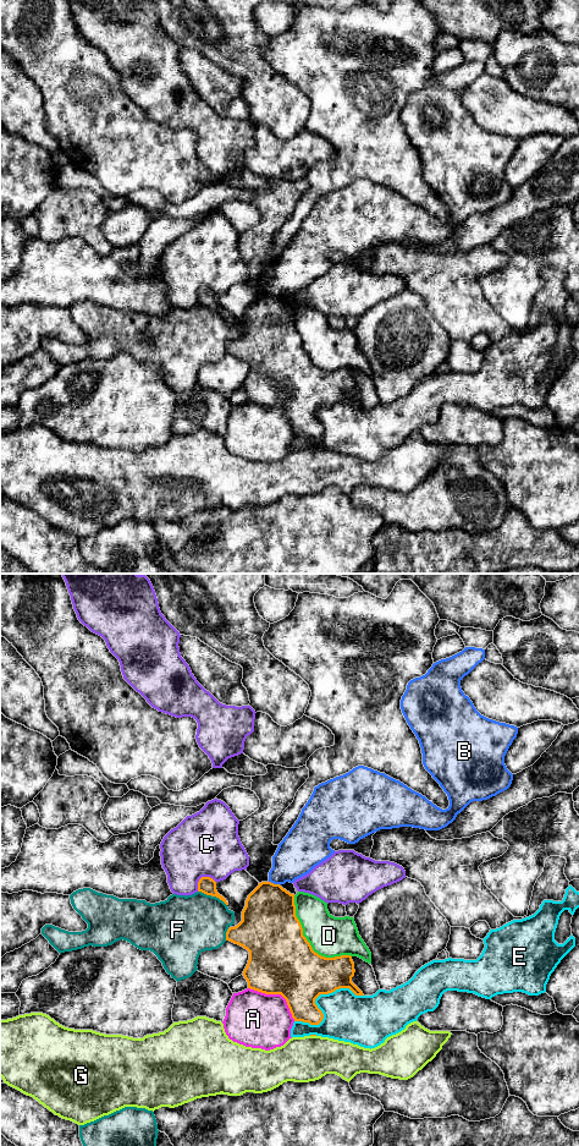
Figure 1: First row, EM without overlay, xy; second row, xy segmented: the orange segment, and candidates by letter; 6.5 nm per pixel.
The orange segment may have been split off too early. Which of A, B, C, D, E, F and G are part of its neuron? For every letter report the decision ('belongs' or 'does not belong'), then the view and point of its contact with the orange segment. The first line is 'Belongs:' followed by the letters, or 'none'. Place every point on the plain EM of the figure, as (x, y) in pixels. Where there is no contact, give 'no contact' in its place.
Belongs: none
A: does not belong | xy (277, 406)
B: does not belong | xy (275, 297)
C: does not belong | xy (202, 290)
D: does not belong | xy (308, 355)
E: does not belong | xy (315, 411)
F: does not belong | xy (213, 308)
G: does not belong | xy (313, 448)

